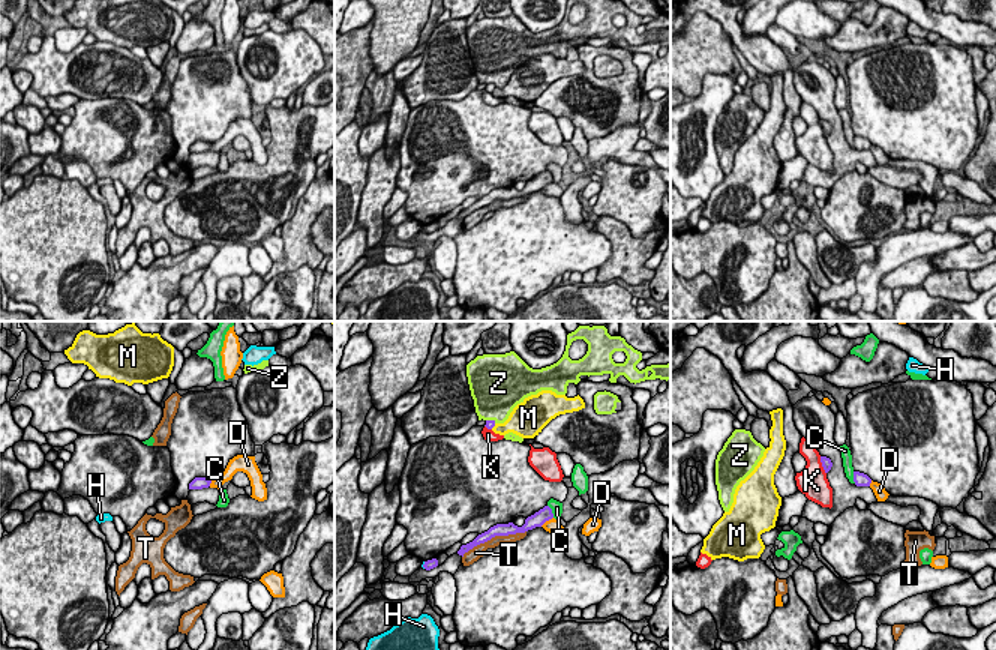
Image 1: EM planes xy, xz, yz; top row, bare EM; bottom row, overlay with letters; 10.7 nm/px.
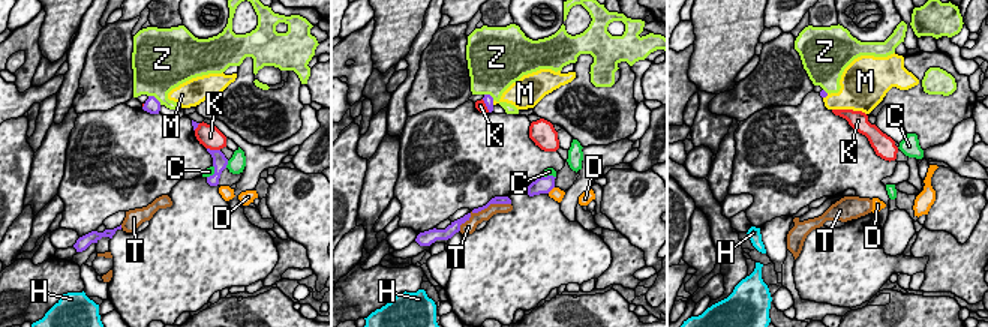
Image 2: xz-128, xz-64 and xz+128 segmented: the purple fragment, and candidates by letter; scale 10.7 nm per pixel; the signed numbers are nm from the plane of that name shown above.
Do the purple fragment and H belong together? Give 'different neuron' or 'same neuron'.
different neuron

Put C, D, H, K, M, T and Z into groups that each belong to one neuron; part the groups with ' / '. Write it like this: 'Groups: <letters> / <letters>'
Groups: C / D / H / K / M / T / Z

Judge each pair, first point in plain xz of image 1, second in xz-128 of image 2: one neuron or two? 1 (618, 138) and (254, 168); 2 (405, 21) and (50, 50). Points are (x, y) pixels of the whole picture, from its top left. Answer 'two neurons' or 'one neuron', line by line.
1: one neuron
2: one neuron

